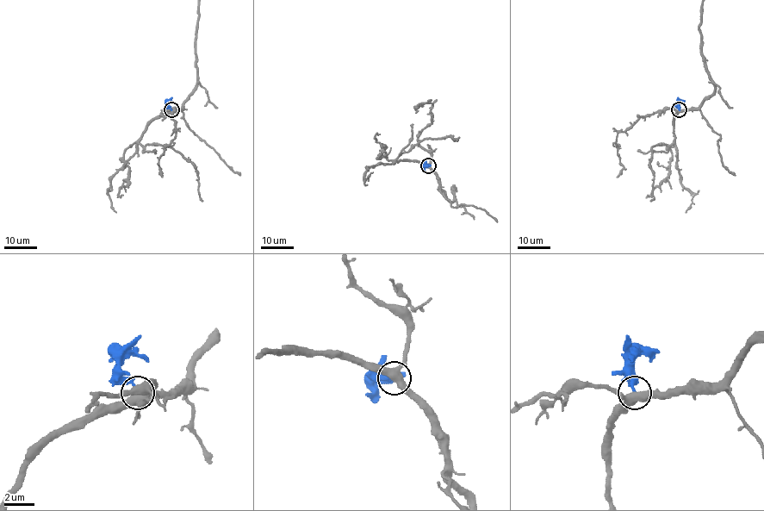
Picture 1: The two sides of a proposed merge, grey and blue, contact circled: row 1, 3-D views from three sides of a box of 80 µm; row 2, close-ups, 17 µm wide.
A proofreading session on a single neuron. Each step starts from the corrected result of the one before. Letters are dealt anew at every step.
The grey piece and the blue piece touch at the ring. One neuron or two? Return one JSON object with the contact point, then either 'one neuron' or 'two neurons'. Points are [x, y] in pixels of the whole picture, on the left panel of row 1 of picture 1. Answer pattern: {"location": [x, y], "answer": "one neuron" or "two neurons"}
{"location": [171, 109], "answer": "two neurons"}

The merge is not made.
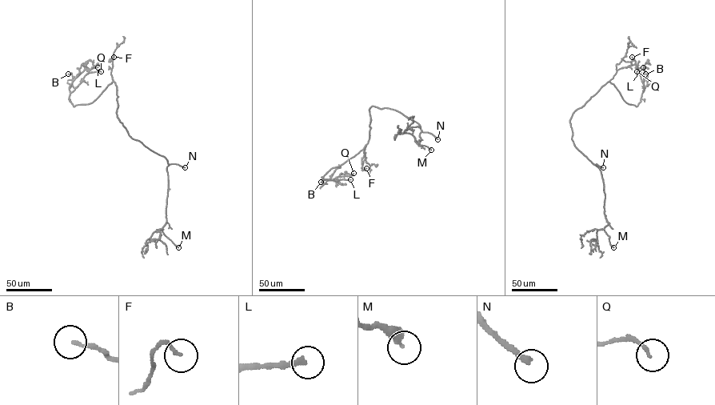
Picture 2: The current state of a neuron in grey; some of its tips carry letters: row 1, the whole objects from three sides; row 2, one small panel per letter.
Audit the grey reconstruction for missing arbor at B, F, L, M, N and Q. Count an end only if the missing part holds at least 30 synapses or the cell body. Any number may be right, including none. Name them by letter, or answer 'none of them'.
N

